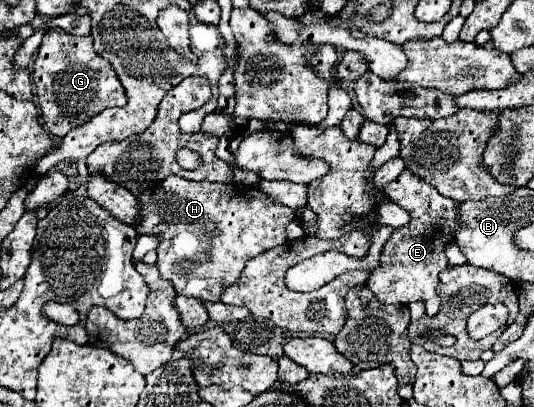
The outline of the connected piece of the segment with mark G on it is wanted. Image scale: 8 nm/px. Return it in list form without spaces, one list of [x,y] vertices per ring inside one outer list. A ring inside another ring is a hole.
[[[59,27],[47,29],[43,35],[43,41],[37,49],[37,57],[33,61],[33,83],[35,83],[37,95],[39,95],[43,123],[49,129],[49,133],[55,137],[67,135],[67,131],[83,125],[87,119],[91,119],[93,115],[97,115],[99,111],[103,111],[107,107],[125,107],[127,105],[125,89],[123,89],[113,65],[95,53],[93,37],[91,35],[83,35],[83,37],[71,35]]]

